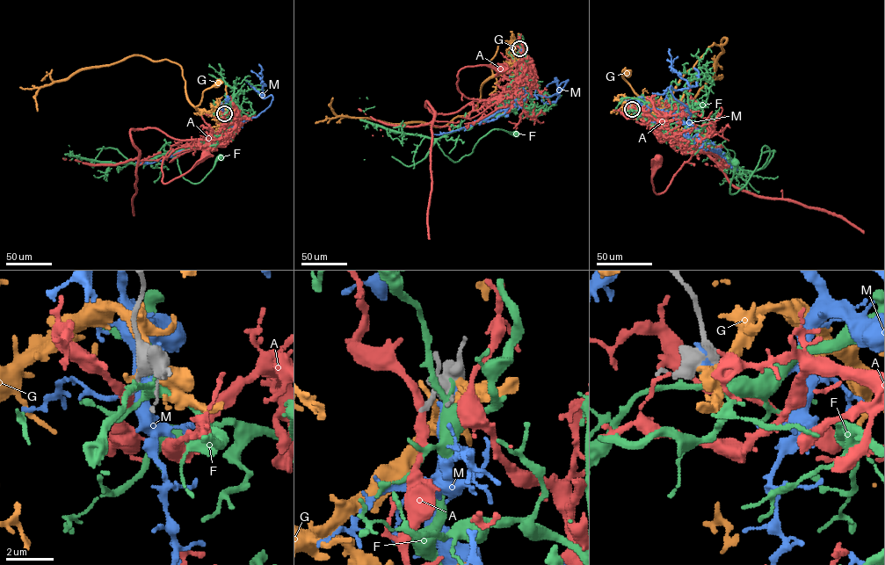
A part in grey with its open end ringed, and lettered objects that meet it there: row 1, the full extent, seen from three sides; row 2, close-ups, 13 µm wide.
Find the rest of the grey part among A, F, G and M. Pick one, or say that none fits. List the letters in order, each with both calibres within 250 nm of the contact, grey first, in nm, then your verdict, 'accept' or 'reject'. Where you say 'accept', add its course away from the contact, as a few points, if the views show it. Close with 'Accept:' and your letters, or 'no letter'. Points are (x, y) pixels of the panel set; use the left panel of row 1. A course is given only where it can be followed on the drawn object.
A: calibres 260 and 360 nm; reject
F: calibres 320 and 240 nm; reject
G: calibres 360 and 260 nm; reject
M: calibres 300 and 160 nm; reject
Accept: no letter

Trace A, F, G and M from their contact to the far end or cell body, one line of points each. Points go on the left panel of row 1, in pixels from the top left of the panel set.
A: (224, 113), (223, 126), (228, 133), (202, 145), (174, 149), (163, 160), (162, 181), (183, 175), (206, 155)
F: (225, 113), (229, 108), (223, 130), (212, 141), (141, 163), (167, 144), (181, 175), (194, 184), (220, 158)
G: (225, 112), (224, 110), (212, 112), (195, 108), (202, 92), (218, 83)
M: (225, 112), (228, 111), (232, 126), (225, 137), (151, 163), (136, 162)

